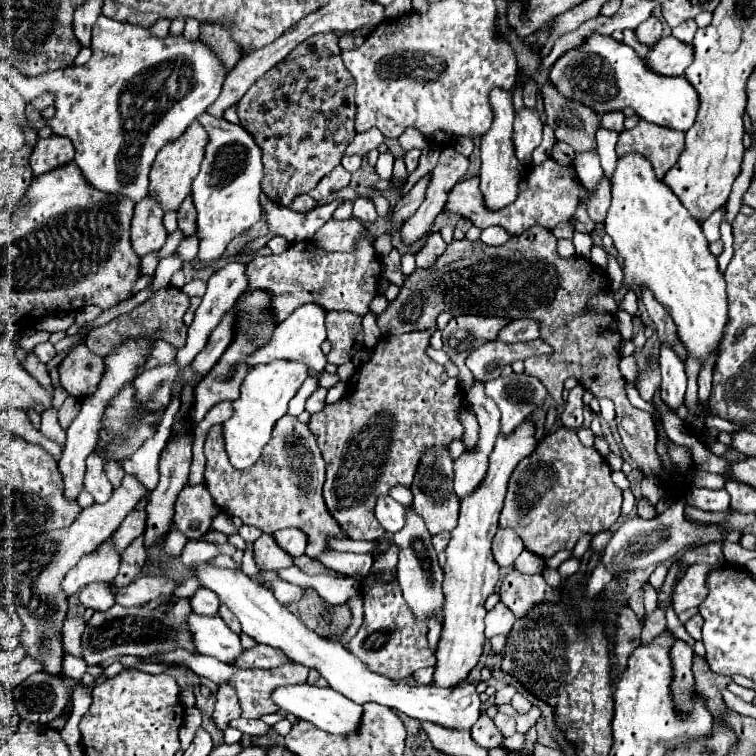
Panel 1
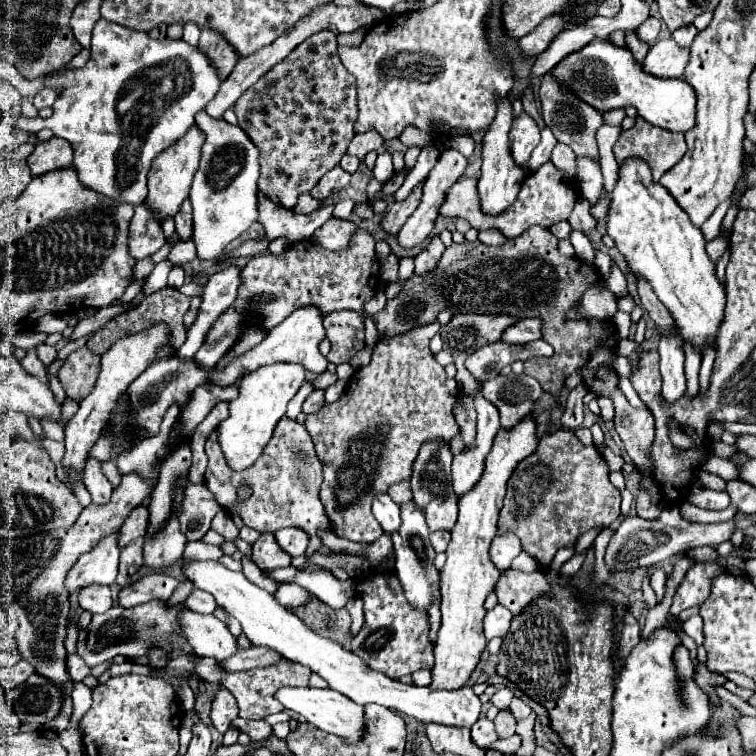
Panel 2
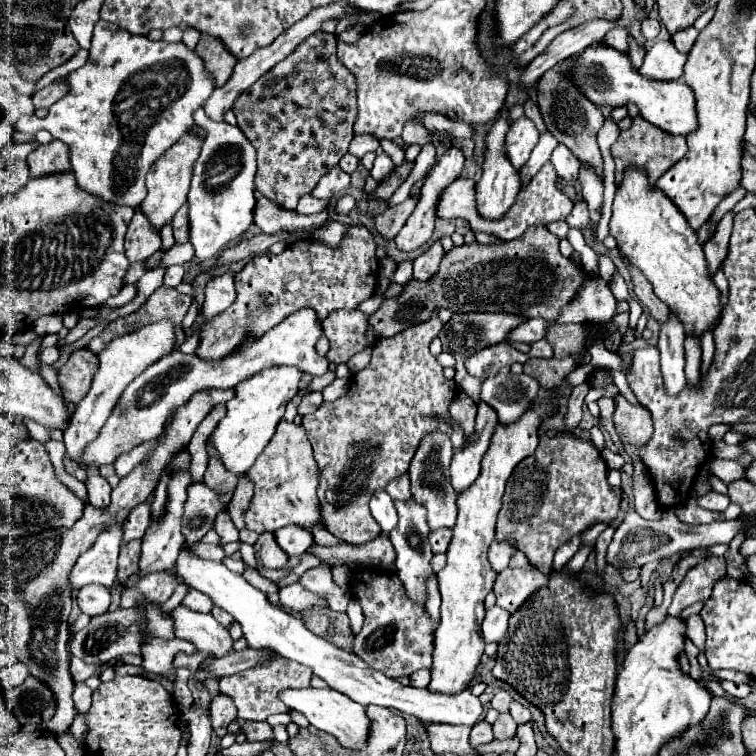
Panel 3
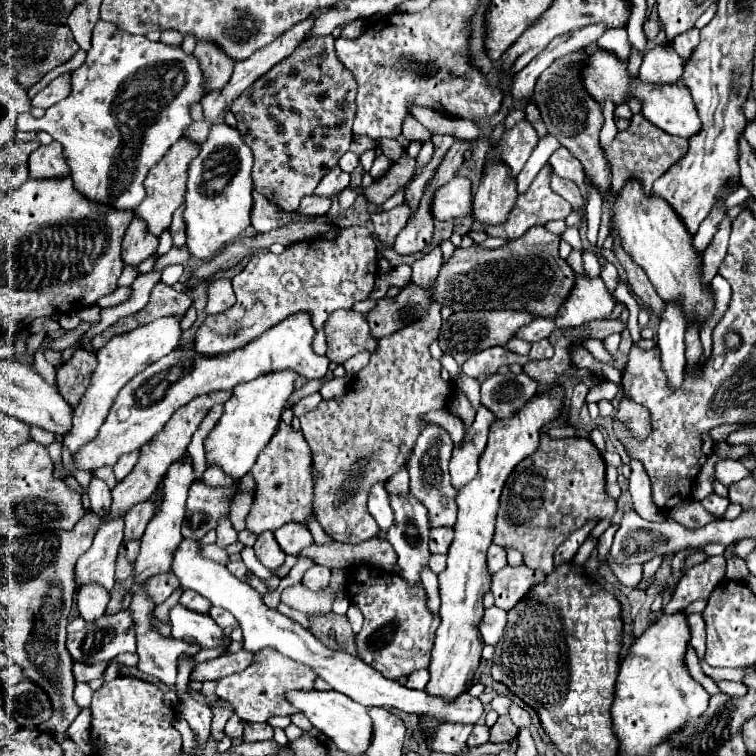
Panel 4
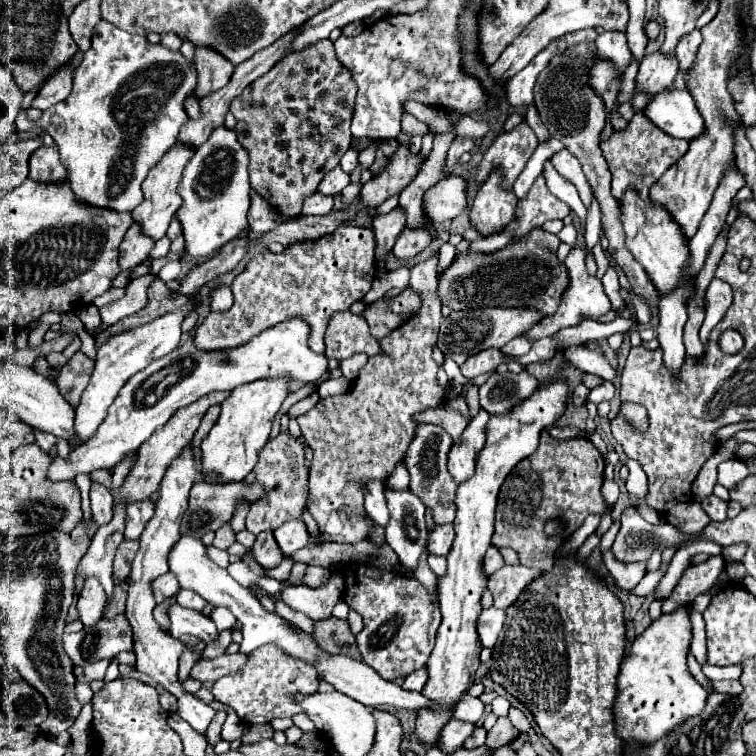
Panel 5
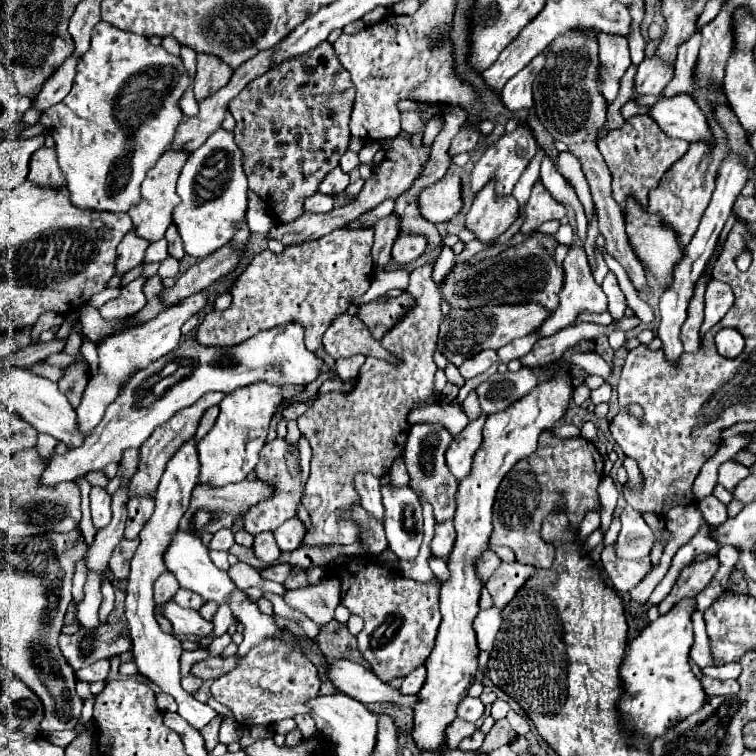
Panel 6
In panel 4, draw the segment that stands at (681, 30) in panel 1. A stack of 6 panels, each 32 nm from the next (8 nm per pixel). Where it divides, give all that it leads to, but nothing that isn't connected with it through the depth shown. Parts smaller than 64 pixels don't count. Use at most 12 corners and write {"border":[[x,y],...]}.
{"border":[[698,28],[674,38],[674,48],[688,60],[698,44]]}

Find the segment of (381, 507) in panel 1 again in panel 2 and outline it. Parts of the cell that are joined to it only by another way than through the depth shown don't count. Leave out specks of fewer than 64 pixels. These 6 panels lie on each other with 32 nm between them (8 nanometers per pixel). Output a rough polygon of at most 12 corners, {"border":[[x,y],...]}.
{"border":[[388,494],[376,496],[374,518],[384,532],[402,524],[400,506]]}

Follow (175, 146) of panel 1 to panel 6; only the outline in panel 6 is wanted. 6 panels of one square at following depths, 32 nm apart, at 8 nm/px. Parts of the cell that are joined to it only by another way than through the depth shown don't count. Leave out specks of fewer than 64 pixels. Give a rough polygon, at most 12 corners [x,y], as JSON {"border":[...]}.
{"border":[[168,150],[148,170],[128,212],[150,242],[164,238],[180,204],[176,182],[190,154]]}

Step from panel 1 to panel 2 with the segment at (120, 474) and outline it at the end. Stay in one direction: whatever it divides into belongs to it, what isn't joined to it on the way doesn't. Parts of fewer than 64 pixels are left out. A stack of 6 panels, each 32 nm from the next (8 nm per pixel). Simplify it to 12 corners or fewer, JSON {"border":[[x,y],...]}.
{"border":[[114,460],[106,462],[104,474],[114,488],[120,484],[122,474]]}

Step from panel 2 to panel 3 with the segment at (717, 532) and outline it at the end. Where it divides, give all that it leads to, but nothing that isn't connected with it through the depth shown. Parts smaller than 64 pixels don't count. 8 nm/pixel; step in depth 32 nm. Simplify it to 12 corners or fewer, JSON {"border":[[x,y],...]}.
{"border":[[674,508],[626,512],[608,546],[614,568],[726,544],[744,520],[684,524]]}

